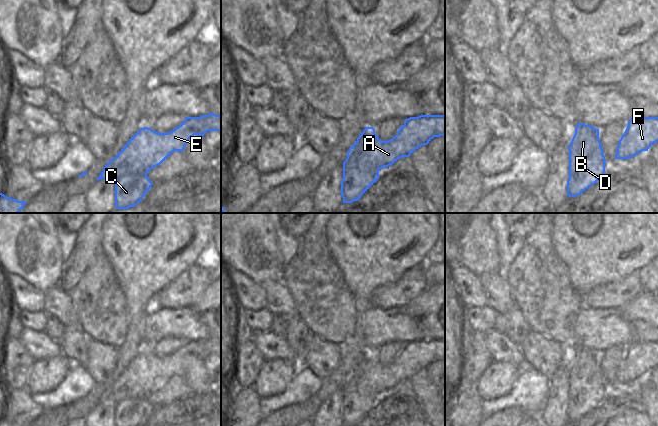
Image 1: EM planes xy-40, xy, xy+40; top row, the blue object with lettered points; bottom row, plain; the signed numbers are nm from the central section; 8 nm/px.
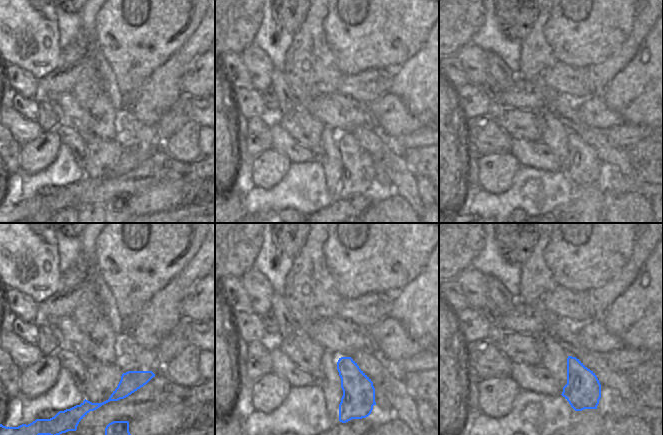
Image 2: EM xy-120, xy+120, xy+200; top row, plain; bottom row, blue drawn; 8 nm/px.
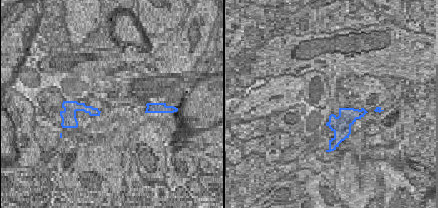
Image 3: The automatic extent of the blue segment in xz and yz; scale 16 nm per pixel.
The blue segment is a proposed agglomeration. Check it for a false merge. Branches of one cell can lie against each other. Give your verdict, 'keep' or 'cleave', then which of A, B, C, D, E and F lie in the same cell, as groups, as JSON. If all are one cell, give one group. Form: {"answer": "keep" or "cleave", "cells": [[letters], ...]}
{"answer": "cleave", "cells": [["A", "E", "F"], ["B", "C", "D"]]}

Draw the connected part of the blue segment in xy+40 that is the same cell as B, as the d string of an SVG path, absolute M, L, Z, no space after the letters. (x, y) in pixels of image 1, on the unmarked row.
M578 347L568 374L567 418L576 421L605 400L606 383L599 364L599 353Z

